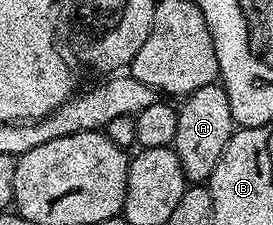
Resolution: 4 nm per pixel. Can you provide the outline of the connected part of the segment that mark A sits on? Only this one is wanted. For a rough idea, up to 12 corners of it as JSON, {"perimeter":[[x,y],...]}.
{"perimeter":[[223,85],[179,107],[174,149],[185,179],[204,184],[234,133]]}

